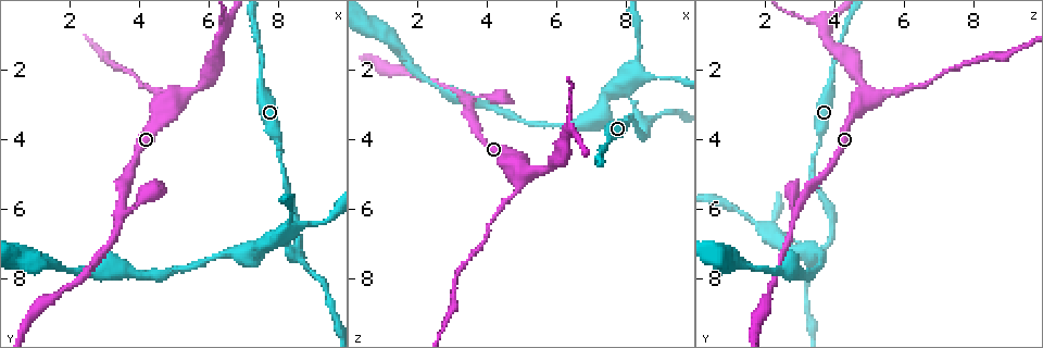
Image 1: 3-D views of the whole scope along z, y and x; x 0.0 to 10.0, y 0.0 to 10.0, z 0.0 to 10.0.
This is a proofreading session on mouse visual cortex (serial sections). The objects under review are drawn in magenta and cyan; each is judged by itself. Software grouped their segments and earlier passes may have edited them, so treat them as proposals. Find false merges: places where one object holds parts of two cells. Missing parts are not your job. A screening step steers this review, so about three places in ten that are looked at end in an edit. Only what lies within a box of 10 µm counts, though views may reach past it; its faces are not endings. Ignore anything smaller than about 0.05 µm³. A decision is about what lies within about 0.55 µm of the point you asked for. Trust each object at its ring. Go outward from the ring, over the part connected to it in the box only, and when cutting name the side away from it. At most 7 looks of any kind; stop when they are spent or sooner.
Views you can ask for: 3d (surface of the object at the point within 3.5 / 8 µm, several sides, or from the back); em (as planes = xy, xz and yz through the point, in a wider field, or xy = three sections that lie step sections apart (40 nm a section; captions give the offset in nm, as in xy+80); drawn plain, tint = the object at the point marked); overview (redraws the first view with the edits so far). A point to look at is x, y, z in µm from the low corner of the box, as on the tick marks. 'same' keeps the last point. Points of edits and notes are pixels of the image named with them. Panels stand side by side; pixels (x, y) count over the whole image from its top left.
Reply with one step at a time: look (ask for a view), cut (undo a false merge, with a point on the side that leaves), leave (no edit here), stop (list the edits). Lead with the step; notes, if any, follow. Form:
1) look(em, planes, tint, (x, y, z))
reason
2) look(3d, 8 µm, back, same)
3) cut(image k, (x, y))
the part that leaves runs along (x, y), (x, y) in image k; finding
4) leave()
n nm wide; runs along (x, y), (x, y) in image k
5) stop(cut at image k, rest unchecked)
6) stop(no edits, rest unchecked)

look(3d, 8 µm, (5.30, 2.70, 5.00))
branch point

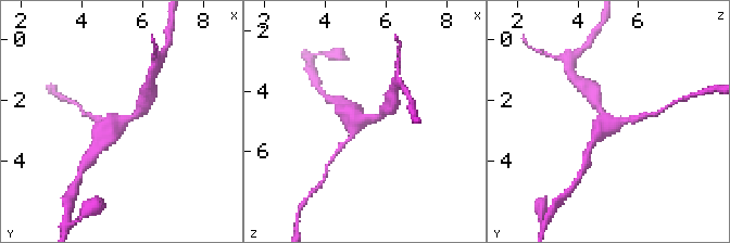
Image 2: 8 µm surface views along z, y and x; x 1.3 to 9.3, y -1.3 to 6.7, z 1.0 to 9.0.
look(em, xy, step 2, tint, same)
3 arms; arms of 200, 250, 250 nm

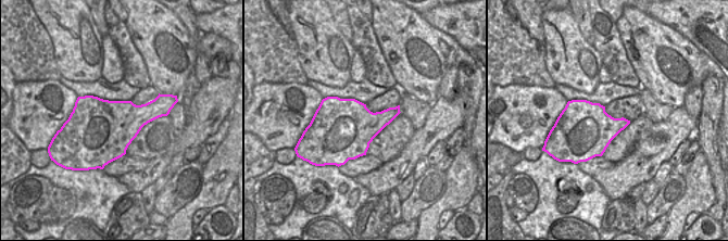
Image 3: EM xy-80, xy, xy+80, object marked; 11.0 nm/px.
leave()
runs along (97, 148), (111, 126), (139, 111) in image 2; continuous, no second cell

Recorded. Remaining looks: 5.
look(3d, 3.5 µm, (3.45, 6.10, 3.00))

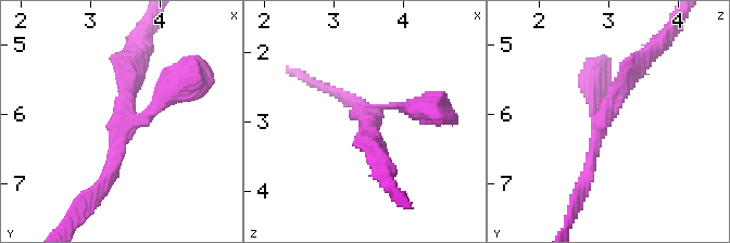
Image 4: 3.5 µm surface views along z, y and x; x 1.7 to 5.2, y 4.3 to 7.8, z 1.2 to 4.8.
look(em, xy, step 5, tint, (3.50, 6.05, 2.95))
3 arms; arms of 200, 200, 250 nm

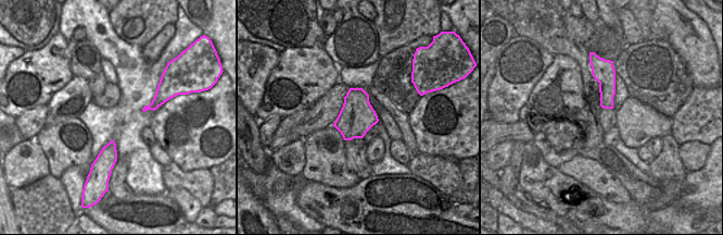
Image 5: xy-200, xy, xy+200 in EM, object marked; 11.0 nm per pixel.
leave()
runs along (643, 59), (612, 99), (587, 182) in image 4; continuous, no second cell

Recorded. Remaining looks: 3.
look(3d, 3.5 µm, (6.35, 0.75, 3.65))
three-way junction

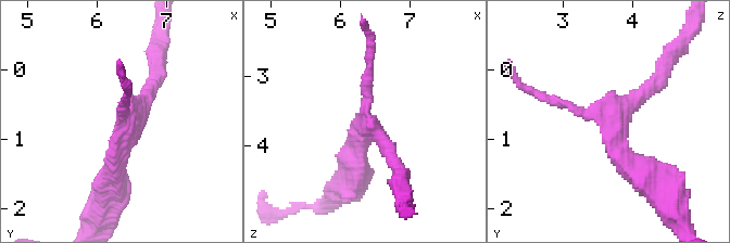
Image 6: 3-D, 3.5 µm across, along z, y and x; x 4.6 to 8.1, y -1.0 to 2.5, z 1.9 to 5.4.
look(em, planes, tint, (6.40, 0.80, 3.70))
3 arms; arms of 150, 200, 300 nm

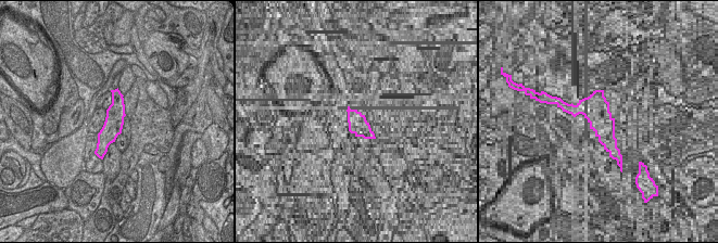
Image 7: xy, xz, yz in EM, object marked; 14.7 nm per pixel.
leave()
runs along (112, 177), (125, 124), (155, 77) in image 6; continuous, no second cell

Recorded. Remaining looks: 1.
stop(no edits, rest unchecked)

